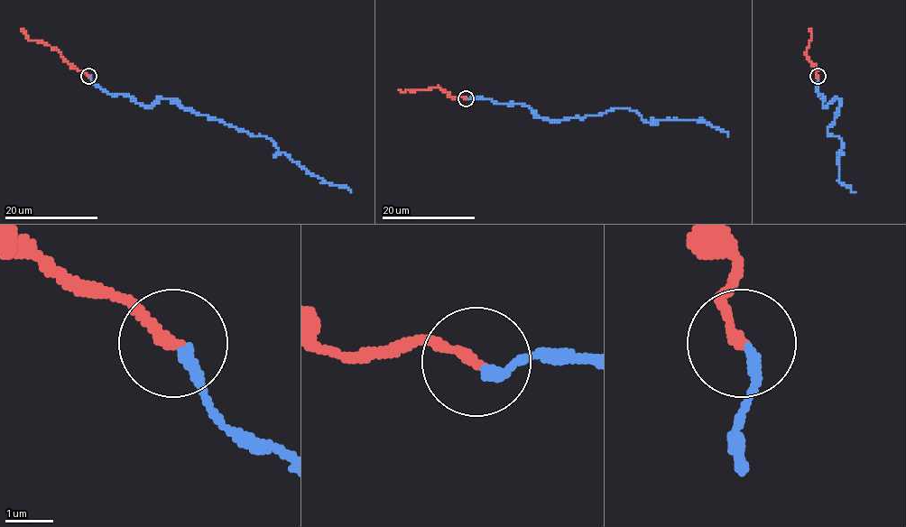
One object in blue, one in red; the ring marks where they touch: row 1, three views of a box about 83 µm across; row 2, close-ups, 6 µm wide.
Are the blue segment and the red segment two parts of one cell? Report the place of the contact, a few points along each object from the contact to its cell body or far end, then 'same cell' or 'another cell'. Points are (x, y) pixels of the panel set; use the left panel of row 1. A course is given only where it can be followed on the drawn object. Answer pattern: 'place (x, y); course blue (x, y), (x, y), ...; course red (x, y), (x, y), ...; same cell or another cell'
place (88, 76); course blue (89, 76), (102, 89), (128, 95), (145, 106), (160, 97), (233, 127), (264, 135), (309, 173), (351, 193); course red (88, 76), (73, 68), (50, 47), (41, 41), (31, 41), (22, 29); same cell

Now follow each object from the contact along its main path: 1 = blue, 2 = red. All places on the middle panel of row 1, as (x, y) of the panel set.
1: (466, 98), (527, 106), (537, 115), (555, 122), (624, 107), (633, 110), (651, 124), (701, 119), (728, 135)
2: (466, 98), (450, 97), (439, 87), (428, 90), (399, 89)

